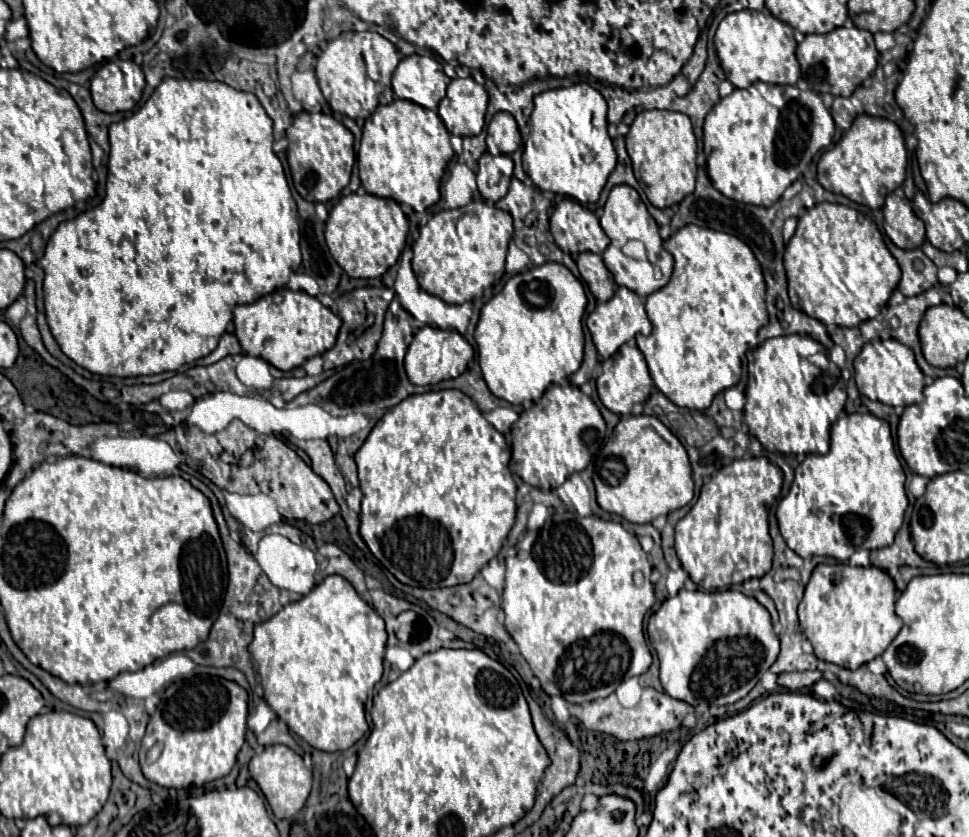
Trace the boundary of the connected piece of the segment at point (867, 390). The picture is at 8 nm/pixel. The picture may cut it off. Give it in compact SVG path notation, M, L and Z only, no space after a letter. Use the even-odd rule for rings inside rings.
M889 338L884 341L885 350L879 352L871 342L865 344L861 354L855 358L855 382L857 388L863 396L869 400L879 400L889 406L909 406L909 404L919 404L923 400L923 388L925 388L925 376L919 370L913 352Z

